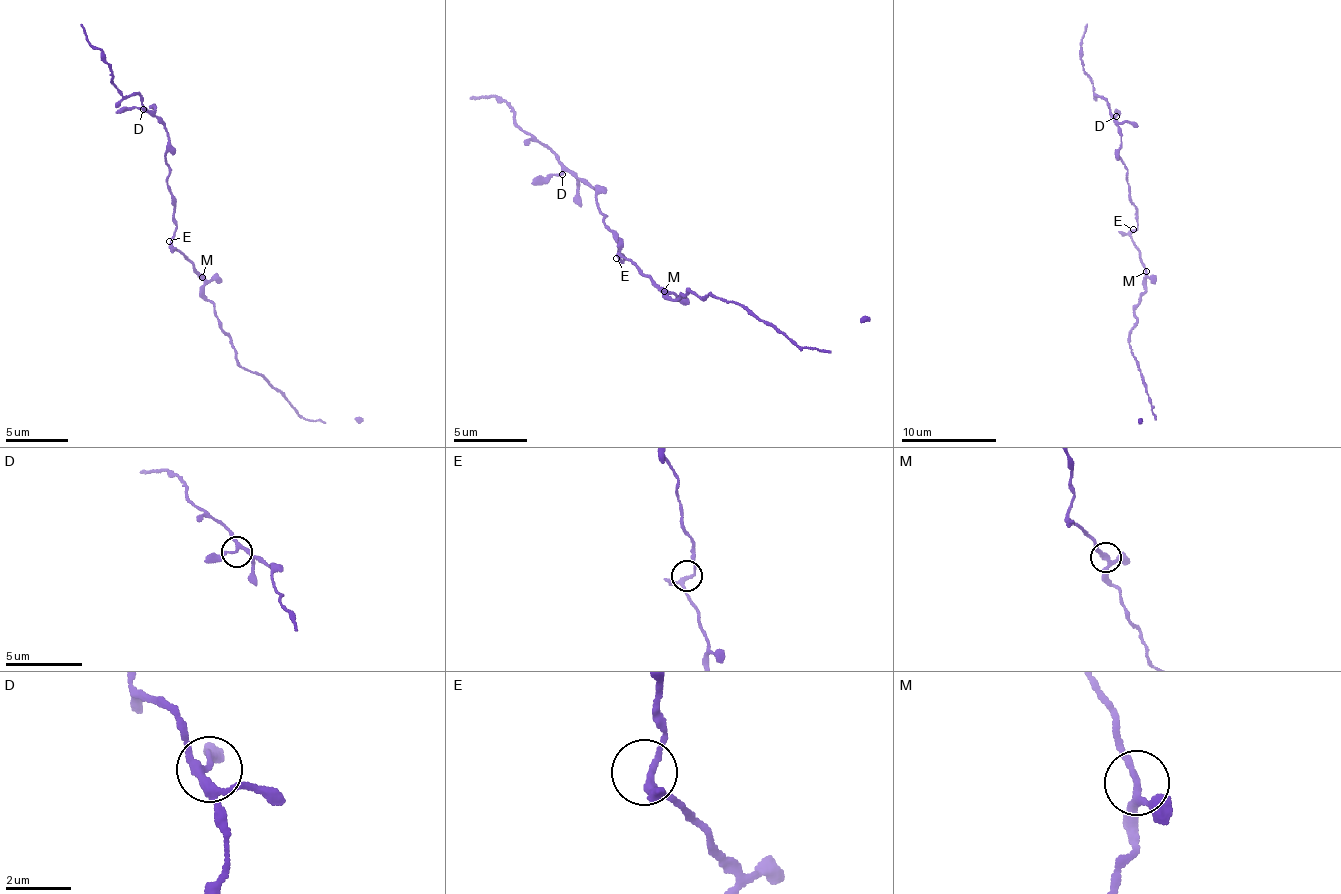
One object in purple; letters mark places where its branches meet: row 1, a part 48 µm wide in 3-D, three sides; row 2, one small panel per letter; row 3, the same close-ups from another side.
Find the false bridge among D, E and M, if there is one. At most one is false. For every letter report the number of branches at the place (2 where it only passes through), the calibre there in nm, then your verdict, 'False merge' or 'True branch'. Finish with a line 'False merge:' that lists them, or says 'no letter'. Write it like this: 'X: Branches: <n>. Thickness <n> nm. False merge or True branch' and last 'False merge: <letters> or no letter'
D: Branches: 3. Thickness 200 nm. True branch
E: Branches: 3. Thickness 190 nm. True branch
M: Branches: 3. Thickness 200 nm. True branch
False merge: no letter

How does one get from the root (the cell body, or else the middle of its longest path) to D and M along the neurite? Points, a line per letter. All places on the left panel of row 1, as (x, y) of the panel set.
D: (172, 244), (175, 203), (166, 182), (169, 164), (164, 158), (164, 151), (168, 149), (167, 127), (143, 109)
M: (172, 244), (201, 278)

